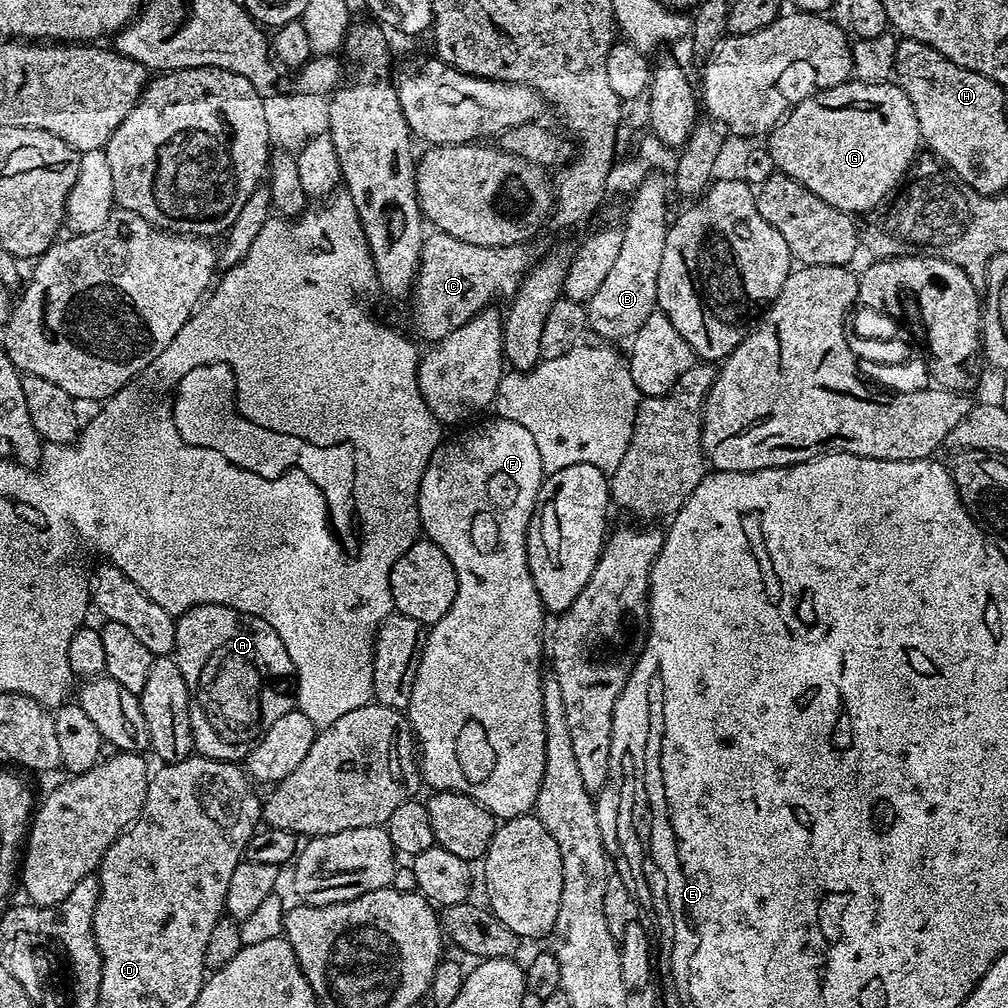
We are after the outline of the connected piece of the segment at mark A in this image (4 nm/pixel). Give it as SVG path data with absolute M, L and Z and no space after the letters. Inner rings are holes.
M199 604L176 617L176 651L174 659L188 687L188 717L192 723L195 751L211 760L240 762L252 752L252 745L294 708L294 677L292 665L282 638L262 618L234 610L221 604Z

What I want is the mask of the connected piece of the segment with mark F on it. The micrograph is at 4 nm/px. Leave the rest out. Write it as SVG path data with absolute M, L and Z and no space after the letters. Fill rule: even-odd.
M492 418L489 424L467 428L463 429L465 432L461 436L456 436L453 440L445 439L440 447L434 450L426 466L426 474L422 474L418 490L418 510L423 535L434 541L442 550L442 554L446 554L446 558L450 558L450 566L454 566L454 574L458 578L458 590L450 610L439 622L431 625L427 633L422 658L418 662L418 674L414 678L414 690L410 690L406 715L412 724L412 734L418 745L418 763L423 783L427 787L429 784L429 789L437 792L466 794L482 806L486 806L486 810L490 810L493 816L505 821L531 813L535 809L538 790L542 786L542 770L546 770L546 722L542 712L542 671L540 672L540 659L543 656L545 659L546 656L546 609L538 598L538 590L534 586L534 578L528 565L528 527L546 473L542 466L542 458L538 454L538 445L525 428L518 426L518 422Z

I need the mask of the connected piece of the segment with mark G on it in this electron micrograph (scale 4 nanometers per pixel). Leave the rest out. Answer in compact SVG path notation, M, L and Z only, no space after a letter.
M855 78L811 94L813 96L805 95L793 104L788 115L767 133L766 147L775 171L794 178L794 182L818 194L822 202L843 212L868 214L879 209L901 187L917 159L916 151L922 148L918 118L914 114L914 106L910 106L910 98L906 98L895 82L876 83Z

